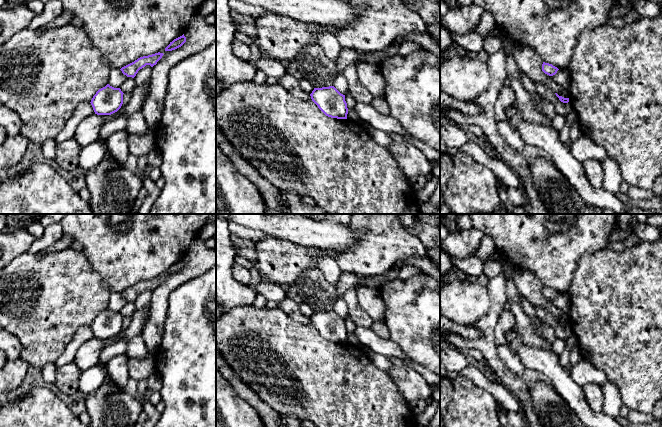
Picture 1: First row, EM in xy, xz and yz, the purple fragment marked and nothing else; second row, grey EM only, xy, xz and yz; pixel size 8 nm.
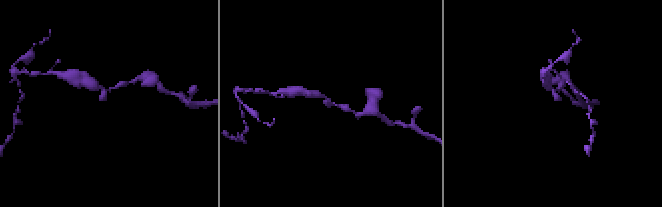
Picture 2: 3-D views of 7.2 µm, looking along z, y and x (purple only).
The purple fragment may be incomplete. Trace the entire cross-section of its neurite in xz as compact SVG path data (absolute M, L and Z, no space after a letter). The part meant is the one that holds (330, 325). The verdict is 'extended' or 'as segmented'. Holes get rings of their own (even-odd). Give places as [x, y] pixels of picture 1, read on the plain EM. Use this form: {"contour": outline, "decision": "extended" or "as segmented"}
{"contour": "M334 310L314 312L310 320L326 340L347 343L348 332L345 319L341 318Z", "decision": "as segmented"}

